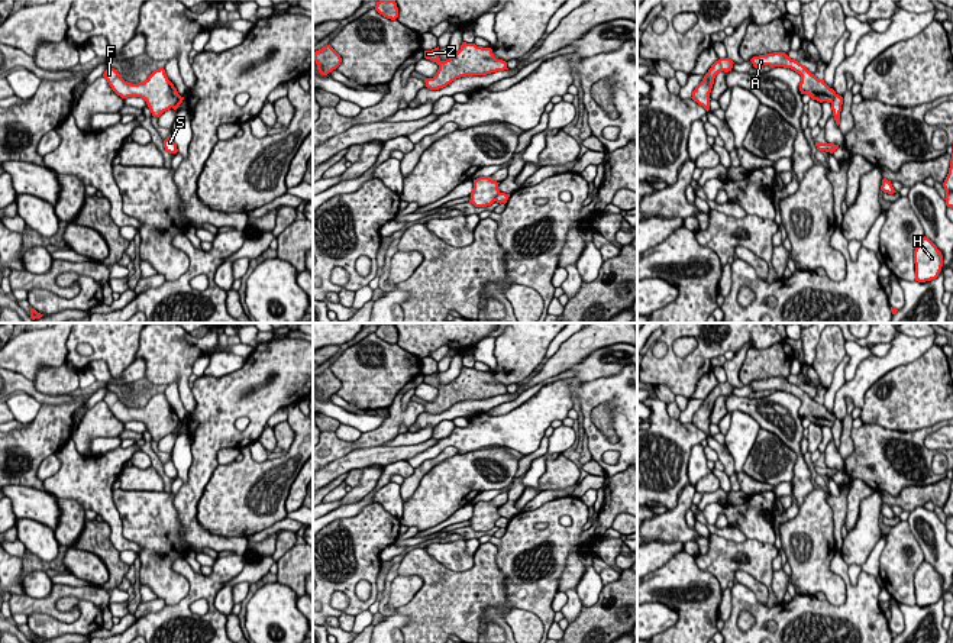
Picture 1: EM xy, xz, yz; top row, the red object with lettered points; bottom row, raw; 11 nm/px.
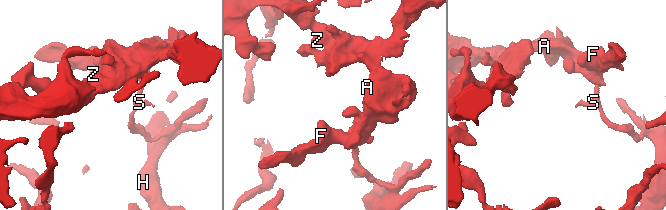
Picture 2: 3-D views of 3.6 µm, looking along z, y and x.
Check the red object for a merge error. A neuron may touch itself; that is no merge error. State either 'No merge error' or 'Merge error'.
Merge error

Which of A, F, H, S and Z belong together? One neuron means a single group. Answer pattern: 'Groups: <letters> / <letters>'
Groups: A F Z / H S

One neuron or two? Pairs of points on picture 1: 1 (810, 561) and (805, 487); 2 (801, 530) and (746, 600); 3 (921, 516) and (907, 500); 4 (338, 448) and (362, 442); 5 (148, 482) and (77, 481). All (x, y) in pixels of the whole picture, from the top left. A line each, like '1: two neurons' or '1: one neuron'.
1: two neurons
2: two neurons
3: two neurons
4: one neuron
5: two neurons

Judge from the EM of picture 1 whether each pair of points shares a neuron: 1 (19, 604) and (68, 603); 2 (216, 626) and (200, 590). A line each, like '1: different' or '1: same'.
1: different
2: same

